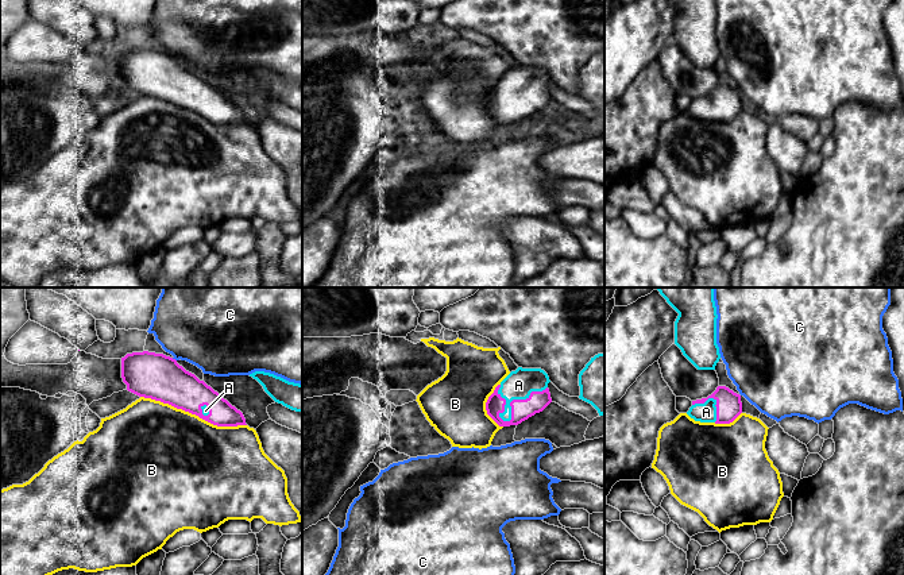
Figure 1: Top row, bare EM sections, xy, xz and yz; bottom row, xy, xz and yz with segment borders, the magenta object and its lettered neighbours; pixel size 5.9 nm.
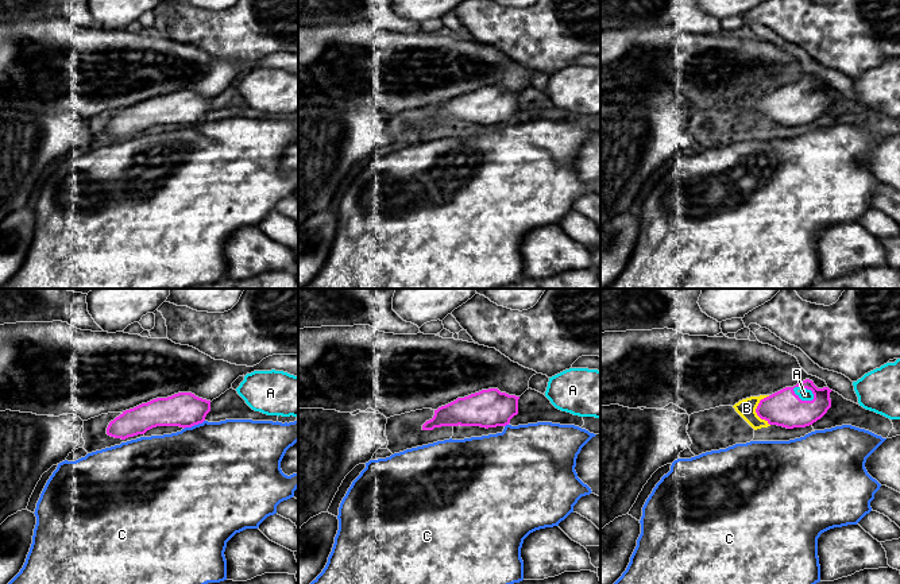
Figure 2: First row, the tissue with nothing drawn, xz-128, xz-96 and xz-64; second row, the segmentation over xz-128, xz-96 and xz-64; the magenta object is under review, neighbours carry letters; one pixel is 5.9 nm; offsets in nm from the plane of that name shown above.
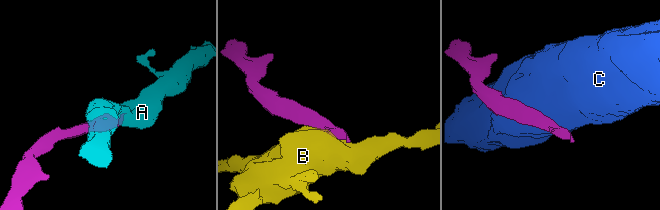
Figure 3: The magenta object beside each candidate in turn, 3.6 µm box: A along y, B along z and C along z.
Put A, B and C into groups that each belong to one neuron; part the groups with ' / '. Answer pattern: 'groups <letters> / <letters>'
groups A / B / C

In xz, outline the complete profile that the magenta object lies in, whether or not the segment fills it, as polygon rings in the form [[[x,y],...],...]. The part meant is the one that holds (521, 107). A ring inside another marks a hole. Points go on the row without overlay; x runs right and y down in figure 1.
[[[518,65],[494,88],[486,100],[487,112],[499,123],[518,123],[550,100],[548,72],[541,66]]]

